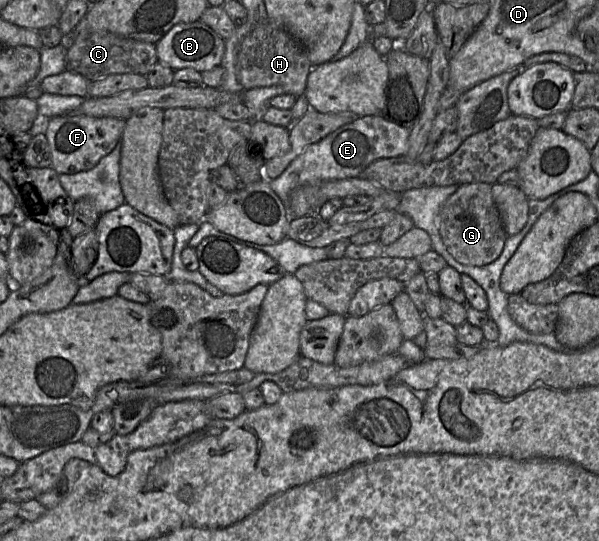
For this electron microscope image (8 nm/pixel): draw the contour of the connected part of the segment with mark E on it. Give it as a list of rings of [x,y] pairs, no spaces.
[[[380,114],[359,116],[307,146],[280,176],[269,180],[269,185],[288,210],[290,194],[297,187],[362,176],[366,167],[375,160],[406,155],[409,136],[409,128],[392,123]]]

